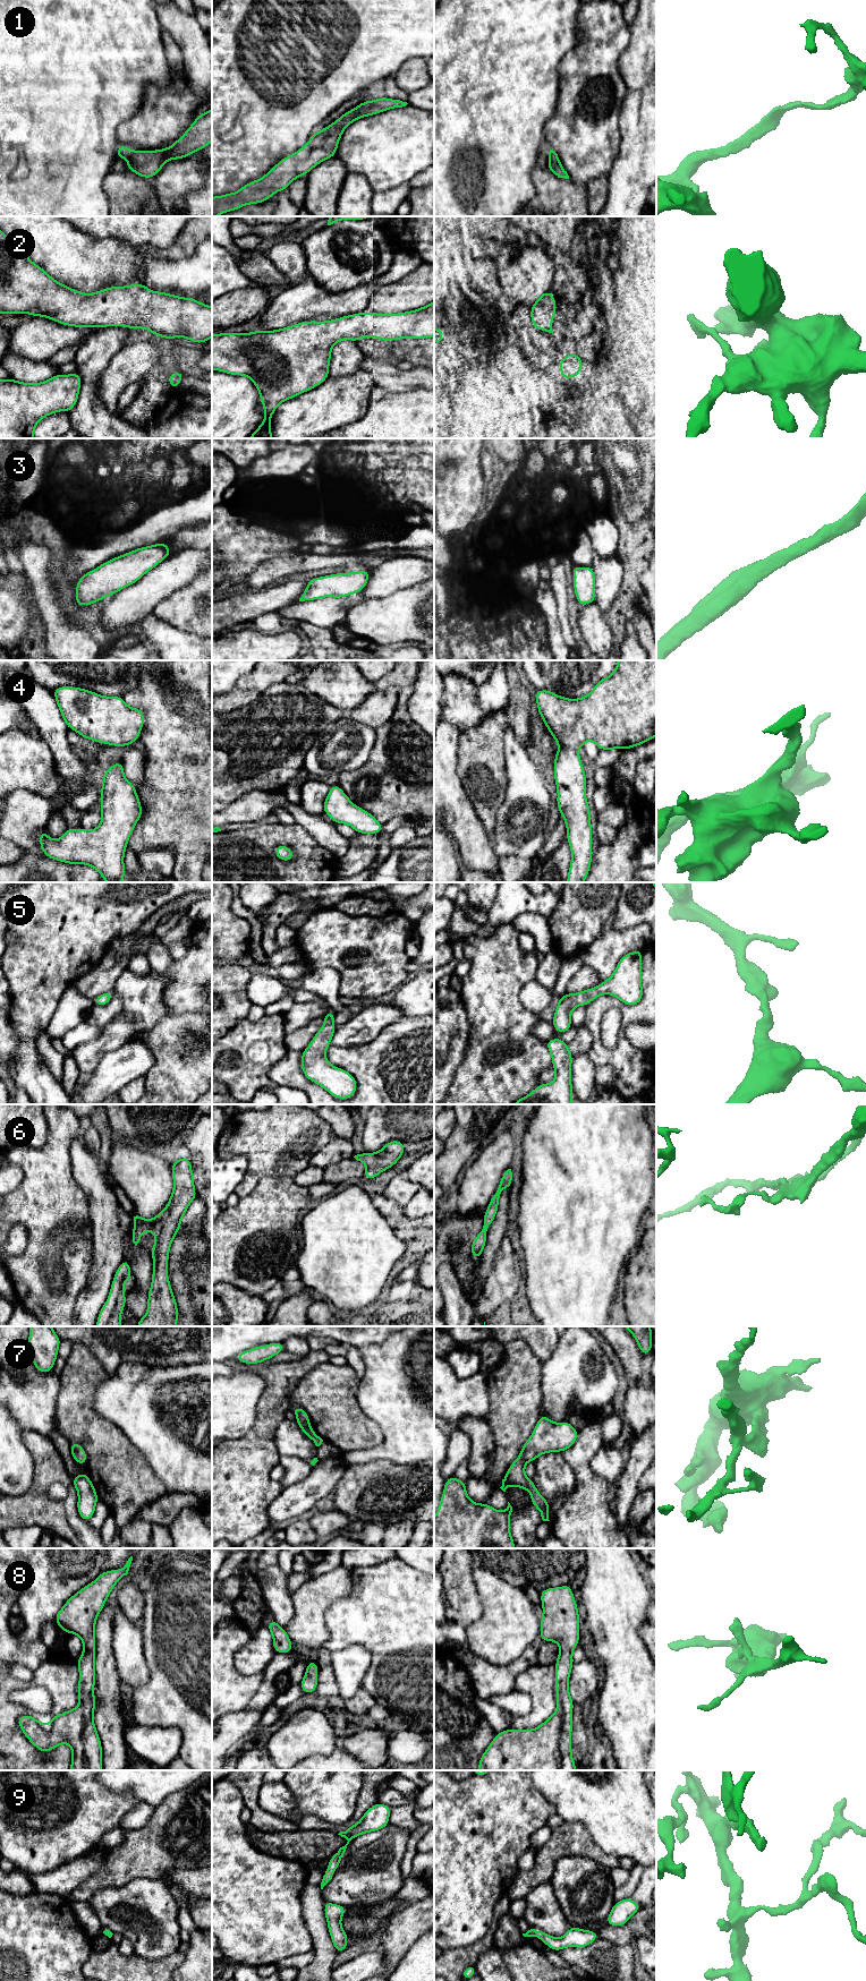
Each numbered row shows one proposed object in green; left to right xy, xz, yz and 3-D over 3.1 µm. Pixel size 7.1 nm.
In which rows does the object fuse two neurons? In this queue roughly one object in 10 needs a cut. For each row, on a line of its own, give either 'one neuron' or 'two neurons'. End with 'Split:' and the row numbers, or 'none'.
1: one neuron
2: one neuron
3: one neuron
4: one neuron
5: one neuron
6: one neuron
7: one neuron
8: one neuron
9: one neuron
Split: none

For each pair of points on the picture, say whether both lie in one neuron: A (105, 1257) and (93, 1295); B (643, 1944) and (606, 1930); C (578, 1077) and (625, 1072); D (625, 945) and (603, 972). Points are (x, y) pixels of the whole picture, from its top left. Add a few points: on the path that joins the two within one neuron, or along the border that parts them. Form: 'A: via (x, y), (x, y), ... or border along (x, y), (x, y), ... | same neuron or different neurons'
A: via (103, 1266), (99, 1286) | same neuron
B: border along (644, 1936), (636, 1941) | different neurons
C: border along (587, 1055), (595, 1066) | different neurons
D: via (618, 951), (604, 965) | same neuron

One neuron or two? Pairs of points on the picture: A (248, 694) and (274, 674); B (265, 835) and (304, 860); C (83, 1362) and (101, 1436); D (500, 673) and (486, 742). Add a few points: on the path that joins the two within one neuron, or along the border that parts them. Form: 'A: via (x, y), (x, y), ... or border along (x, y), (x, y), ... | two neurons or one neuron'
A: border along (236, 686), (253, 689), (260, 693) | two neurons
B: via (277, 835), (286, 835), (299, 848) | one neuron
C: via (83, 1380), (83, 1418) | one neuron
D: border along (508, 691), (508, 705), (503, 709), (486, 715) | two neurons

